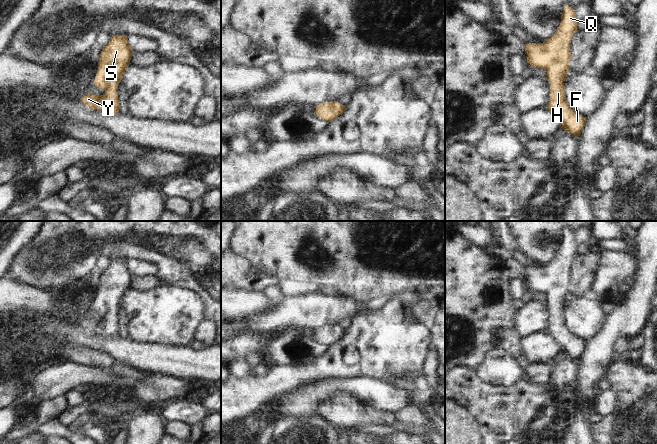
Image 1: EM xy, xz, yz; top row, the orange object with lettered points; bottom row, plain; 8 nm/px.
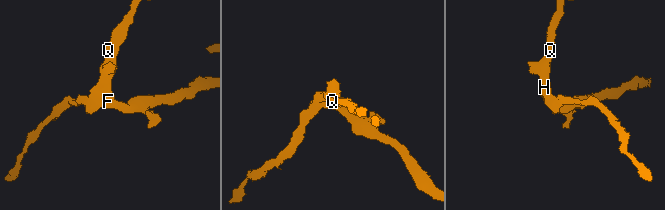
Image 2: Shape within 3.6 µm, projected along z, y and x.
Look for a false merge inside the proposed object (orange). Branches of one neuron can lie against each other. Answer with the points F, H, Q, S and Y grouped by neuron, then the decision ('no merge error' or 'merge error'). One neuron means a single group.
F H Q S Y; no merge error

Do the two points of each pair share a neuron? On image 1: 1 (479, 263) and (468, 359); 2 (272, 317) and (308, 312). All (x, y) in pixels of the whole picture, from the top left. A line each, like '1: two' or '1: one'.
1: one
2: one

